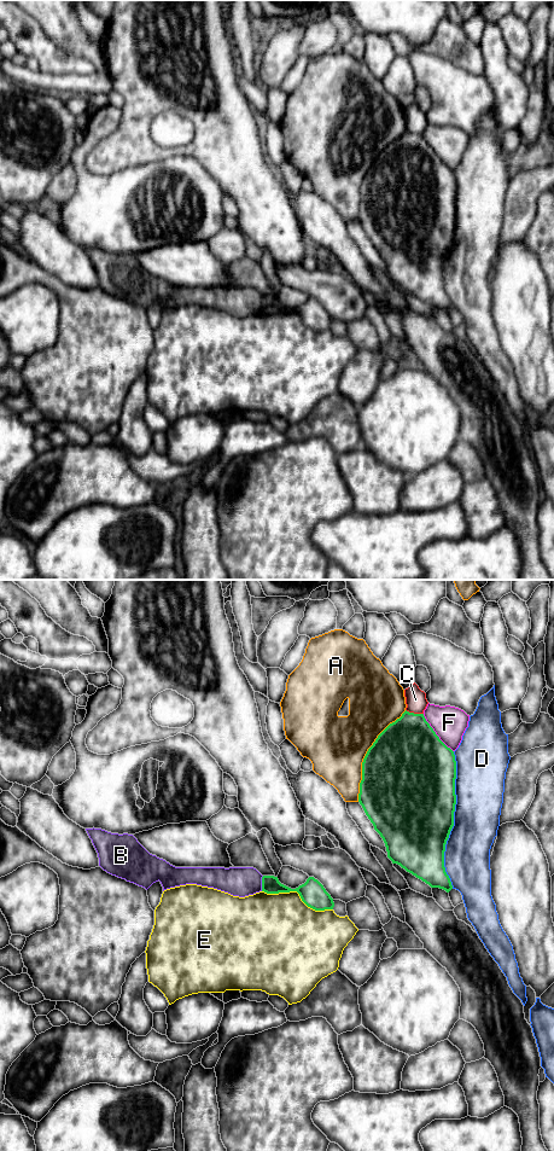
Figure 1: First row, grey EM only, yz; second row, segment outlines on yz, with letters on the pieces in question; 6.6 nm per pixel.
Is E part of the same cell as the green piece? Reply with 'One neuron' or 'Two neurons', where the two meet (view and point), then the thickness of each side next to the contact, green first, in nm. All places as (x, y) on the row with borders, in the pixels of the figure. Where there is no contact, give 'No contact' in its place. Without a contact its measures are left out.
Two neurons. Touches green at yz (298, 893). Thickness 170 nm (green) against 440 nm

